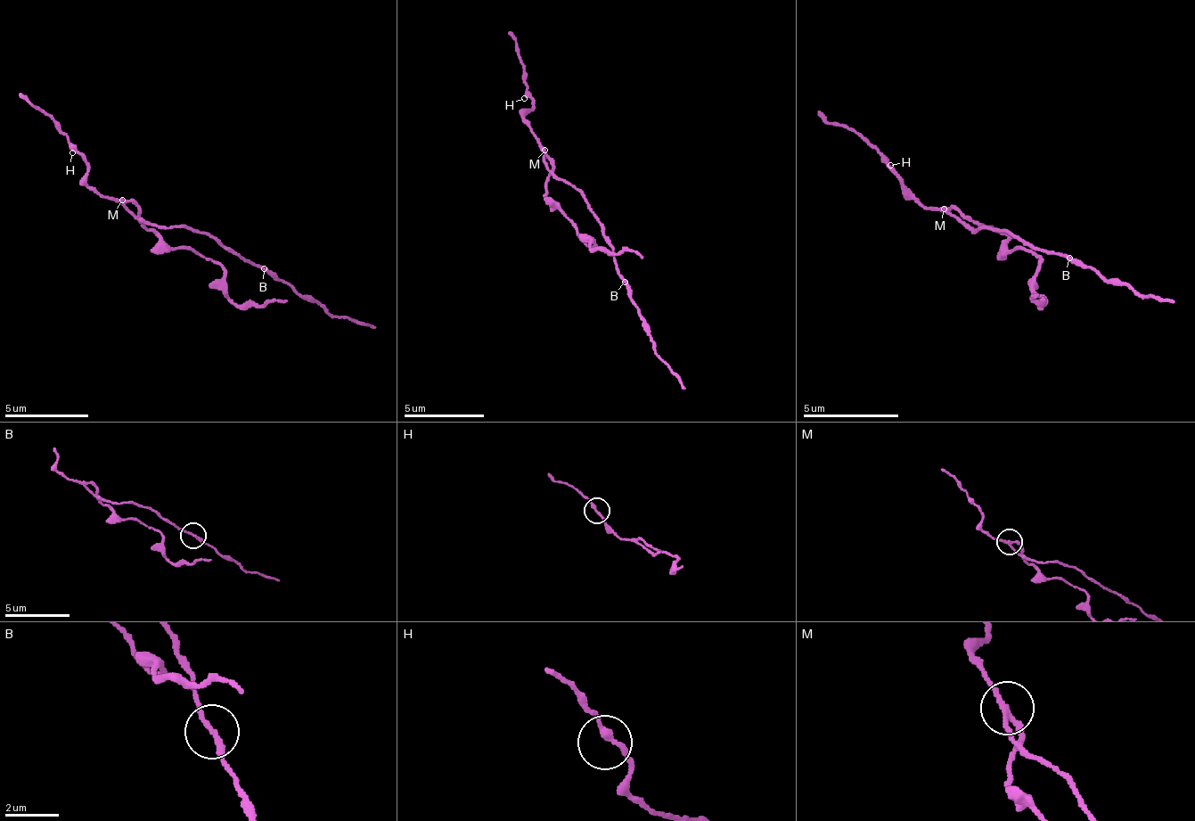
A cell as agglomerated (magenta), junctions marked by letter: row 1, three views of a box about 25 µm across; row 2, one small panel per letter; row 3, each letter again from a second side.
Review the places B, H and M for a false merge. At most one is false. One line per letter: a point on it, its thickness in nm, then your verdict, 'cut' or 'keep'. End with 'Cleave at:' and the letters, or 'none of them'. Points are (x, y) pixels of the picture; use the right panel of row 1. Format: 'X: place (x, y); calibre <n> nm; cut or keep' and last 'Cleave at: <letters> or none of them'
B: place (1069, 258); calibre 190 nm; keep
H: place (890, 165); calibre 200 nm; keep
M: place (944, 209); calibre 160 nm; cut
Cleave at: M

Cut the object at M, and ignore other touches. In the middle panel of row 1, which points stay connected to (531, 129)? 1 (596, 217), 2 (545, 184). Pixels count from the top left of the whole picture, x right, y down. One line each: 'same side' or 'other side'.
1: same side
2: other side

